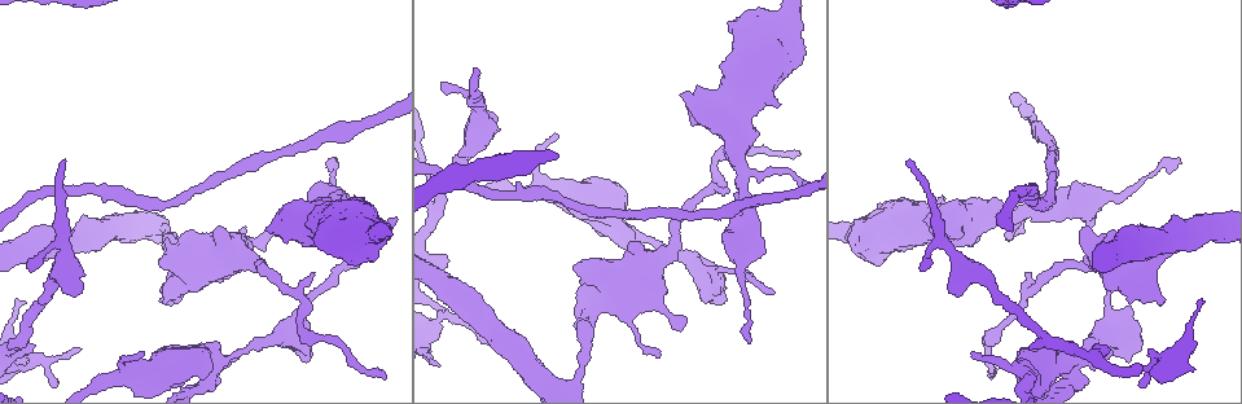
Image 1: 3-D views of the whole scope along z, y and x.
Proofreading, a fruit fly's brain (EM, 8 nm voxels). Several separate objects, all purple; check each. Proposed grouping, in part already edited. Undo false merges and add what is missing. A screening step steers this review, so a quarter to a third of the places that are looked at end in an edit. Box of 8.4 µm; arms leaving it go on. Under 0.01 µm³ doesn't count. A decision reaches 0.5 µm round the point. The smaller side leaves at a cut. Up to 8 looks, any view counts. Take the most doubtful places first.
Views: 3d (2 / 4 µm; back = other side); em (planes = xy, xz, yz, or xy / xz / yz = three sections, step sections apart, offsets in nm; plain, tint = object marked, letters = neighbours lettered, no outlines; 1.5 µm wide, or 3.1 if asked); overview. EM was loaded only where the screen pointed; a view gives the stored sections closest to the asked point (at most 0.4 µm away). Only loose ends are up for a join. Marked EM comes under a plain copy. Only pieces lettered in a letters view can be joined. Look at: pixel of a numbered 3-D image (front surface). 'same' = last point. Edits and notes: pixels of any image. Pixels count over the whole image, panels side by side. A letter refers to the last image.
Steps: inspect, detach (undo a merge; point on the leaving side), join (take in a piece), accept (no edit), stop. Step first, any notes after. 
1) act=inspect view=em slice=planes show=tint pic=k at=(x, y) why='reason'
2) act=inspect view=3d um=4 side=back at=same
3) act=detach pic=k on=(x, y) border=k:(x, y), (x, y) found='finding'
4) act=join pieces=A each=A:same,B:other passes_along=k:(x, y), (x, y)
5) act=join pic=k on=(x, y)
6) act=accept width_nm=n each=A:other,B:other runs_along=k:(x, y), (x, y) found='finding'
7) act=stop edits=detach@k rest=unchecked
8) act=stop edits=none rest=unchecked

act=inspect view=em slice=xz step=8 show=letters pic=1 at=(324, 289) why='narrows sharply'

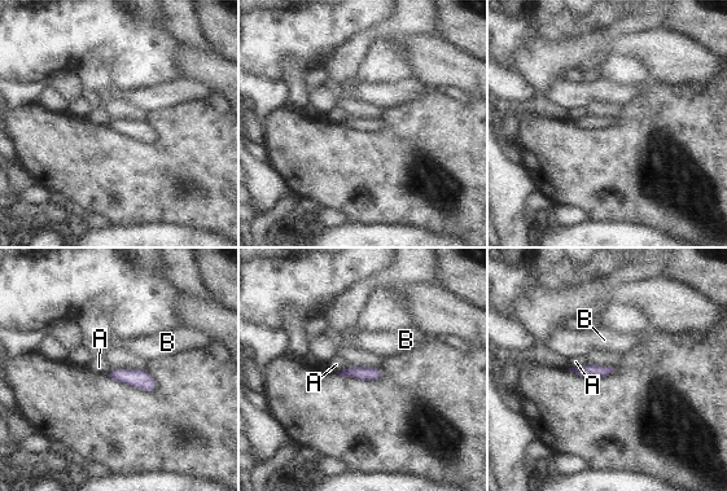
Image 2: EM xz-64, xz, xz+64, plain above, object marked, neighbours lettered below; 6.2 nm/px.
act=accept each=A:other,B:other found='all the same neuron'

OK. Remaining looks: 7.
act=inspect view=3d um=2 pic=1 at=(1150, 361) why='calibre changes'

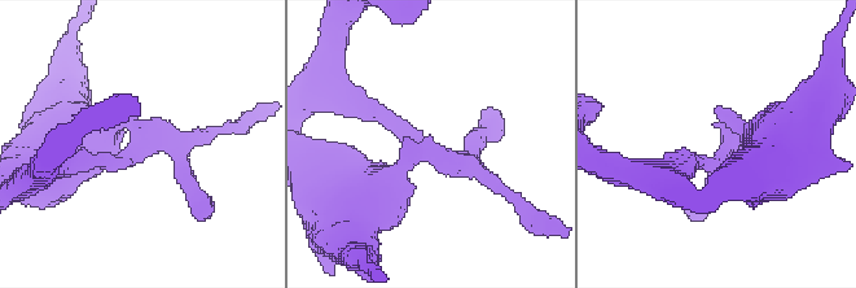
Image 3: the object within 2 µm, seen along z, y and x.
act=inspect view=em slice=xy step=4 show=letters pic=3 at=(132, 148) why='need the tissue'

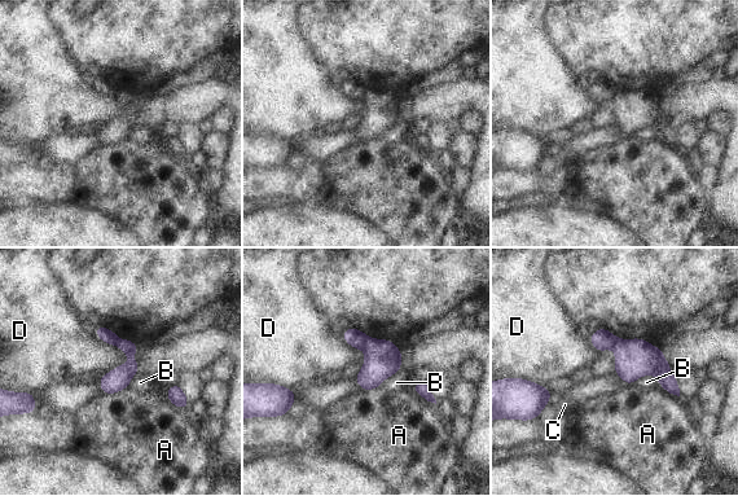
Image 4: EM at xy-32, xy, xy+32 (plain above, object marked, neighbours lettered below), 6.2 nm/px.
act=detach pic=4 on=(357, 339) width_nm=140 each=A:other,B:other,C:other,D:other border=4:(369, 339), (364, 349) found='two neurons meet here'

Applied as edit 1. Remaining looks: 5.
act=inspect view=overview

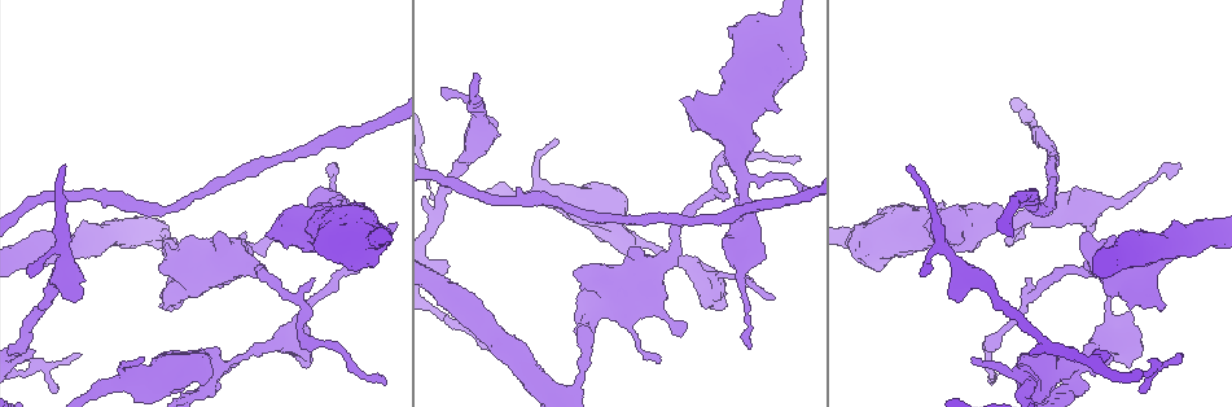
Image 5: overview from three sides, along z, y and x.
act=inspect view=em um=3.1 slice=xz step=16 show=tint pic=5 at=(478, 74) why='branch stops here'

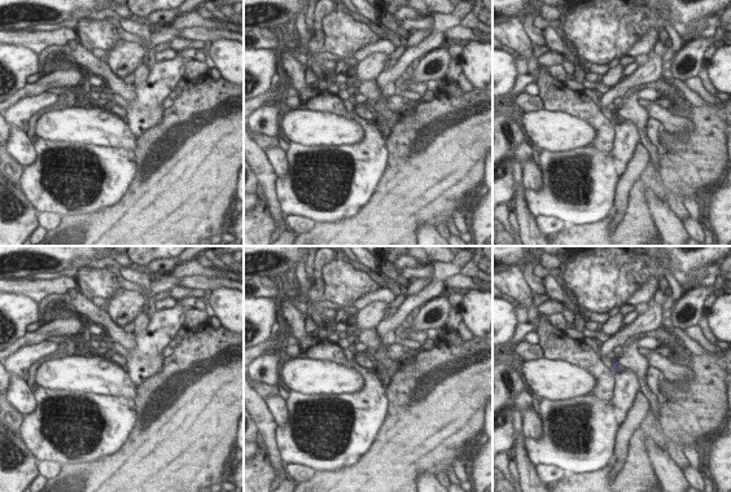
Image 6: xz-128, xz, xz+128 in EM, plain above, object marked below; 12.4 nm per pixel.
act=inspect view=em um=3.1 slice=planes show=letters at=same

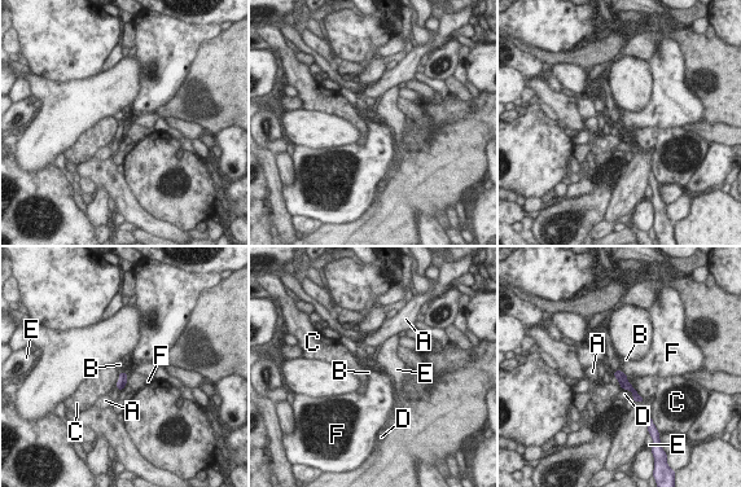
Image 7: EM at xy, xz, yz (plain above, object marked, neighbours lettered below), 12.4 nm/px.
act=accept width_nm=100 each=A:other,B:other,C:other,D:other,E:other,F:other found='no lettered piece goes on from it'

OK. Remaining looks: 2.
act=stop edits=detach@4 rest=unchecked

